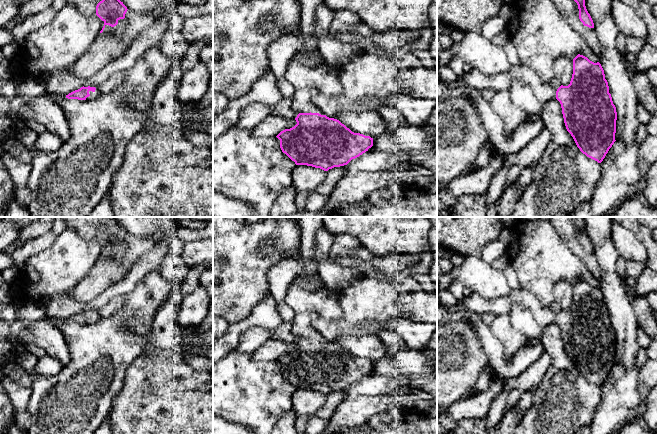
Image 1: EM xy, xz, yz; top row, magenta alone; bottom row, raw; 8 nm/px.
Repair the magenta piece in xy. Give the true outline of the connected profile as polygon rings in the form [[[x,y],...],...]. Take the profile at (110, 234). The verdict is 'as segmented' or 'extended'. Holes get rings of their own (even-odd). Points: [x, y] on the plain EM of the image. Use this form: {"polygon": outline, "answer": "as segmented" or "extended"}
{"polygon": [[[106,217],[102,225],[96,230],[96,239],[104,246],[100,257],[106,249],[114,251],[120,243],[125,242],[127,231],[121,226],[115,217]]], "answer": "as segmented"}

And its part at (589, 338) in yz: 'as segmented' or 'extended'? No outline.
extended

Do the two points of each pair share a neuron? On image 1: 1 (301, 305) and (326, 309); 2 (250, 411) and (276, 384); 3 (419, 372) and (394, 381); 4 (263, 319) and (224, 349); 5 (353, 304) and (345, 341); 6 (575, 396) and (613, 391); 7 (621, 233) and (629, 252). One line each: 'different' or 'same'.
1: same
2: same
3: different
4: same
5: different
6: different
7: same

